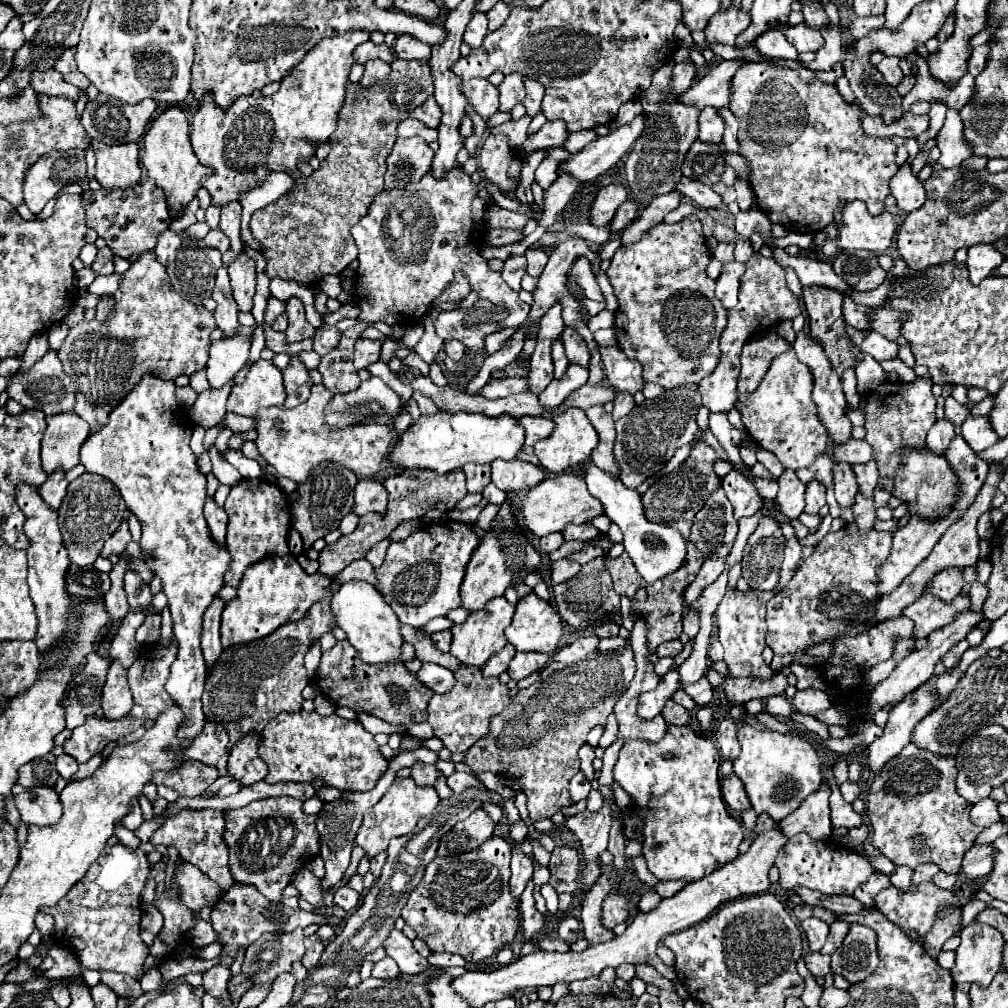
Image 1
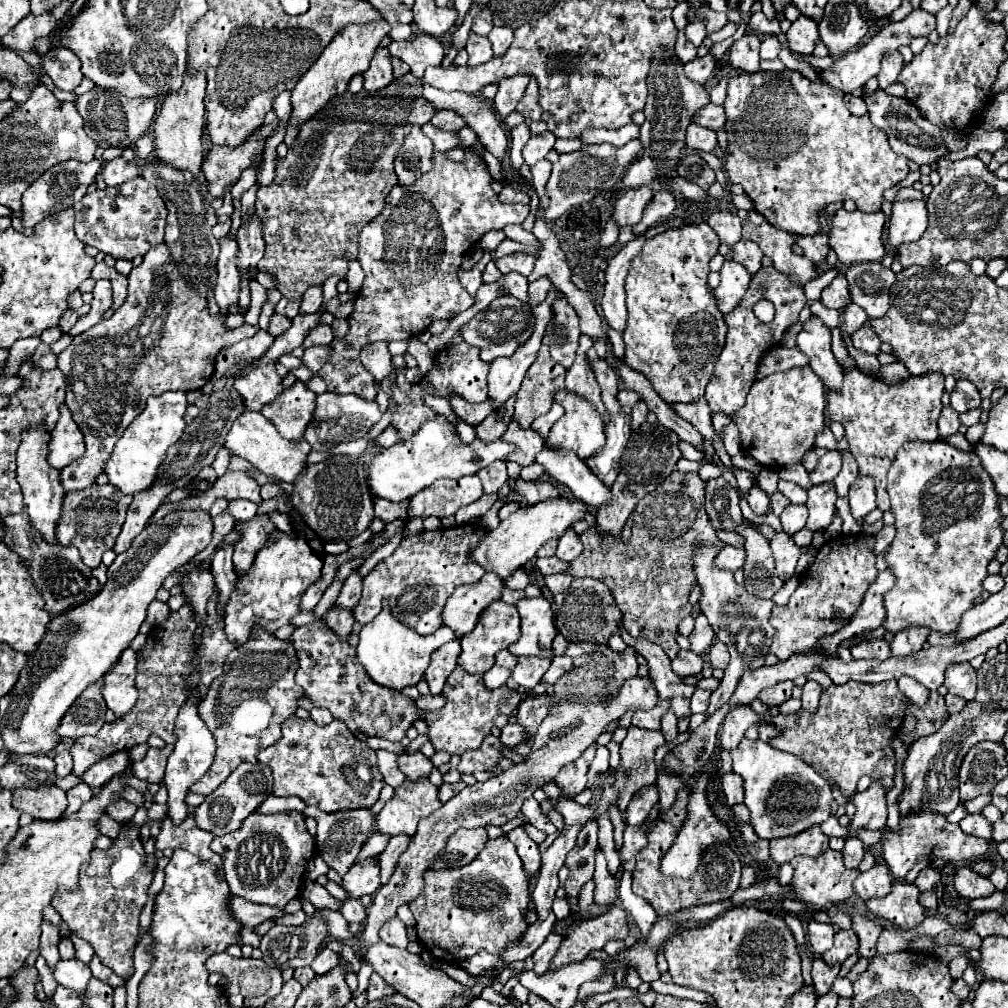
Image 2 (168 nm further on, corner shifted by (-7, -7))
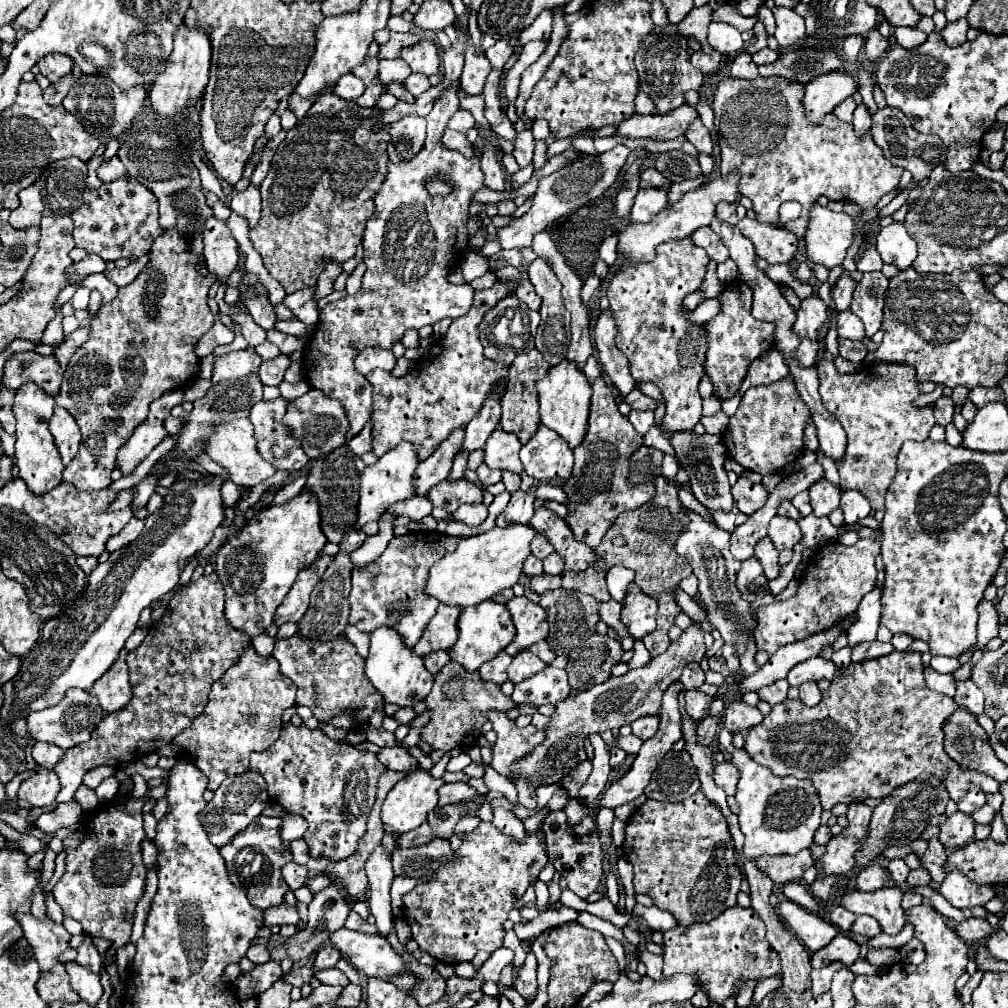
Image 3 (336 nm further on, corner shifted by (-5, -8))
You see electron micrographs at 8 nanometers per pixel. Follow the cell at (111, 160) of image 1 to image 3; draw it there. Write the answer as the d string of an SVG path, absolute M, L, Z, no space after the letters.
M112 157L108 161L104 161L98 169L96 169L96 175L102 183L108 183L108 181L114 181L116 177L122 177L126 175L126 167L122 165L122 161L118 157Z

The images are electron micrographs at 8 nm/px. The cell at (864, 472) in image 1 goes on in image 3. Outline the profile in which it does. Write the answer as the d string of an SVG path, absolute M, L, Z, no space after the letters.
M844 491L840 509L844 513L846 523L858 523L862 517L870 515L868 499L860 491Z

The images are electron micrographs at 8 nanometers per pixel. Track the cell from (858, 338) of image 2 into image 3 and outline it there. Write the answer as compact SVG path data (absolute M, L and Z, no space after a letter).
M840 311L836 319L836 331L844 339L864 339L864 325L860 325L860 319L852 311Z

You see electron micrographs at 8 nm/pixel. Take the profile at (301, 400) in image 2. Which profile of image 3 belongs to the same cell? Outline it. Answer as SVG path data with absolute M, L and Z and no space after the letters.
M284 399L258 401L248 419L254 425L254 439L260 457L270 461L276 471L296 473L308 463L308 457L300 445L288 437L288 431L284 431L282 417L286 413L286 405L288 401Z

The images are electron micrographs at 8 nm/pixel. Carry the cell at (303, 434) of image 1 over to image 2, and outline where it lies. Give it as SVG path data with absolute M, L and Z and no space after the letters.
M246 412L240 414L232 426L232 430L226 436L224 442L226 448L232 450L232 454L246 458L248 462L252 462L256 468L260 468L268 478L274 480L282 480L288 484L294 484L296 478L300 476L300 472L308 466L306 458L312 452L310 444L306 442L306 438L302 436L300 440L286 440L278 434L276 426L272 424L272 420L264 418L260 412Z

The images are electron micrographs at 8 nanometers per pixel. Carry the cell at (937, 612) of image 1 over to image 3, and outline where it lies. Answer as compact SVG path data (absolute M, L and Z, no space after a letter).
M894 651L878 659L850 663L832 679L830 687L822 693L822 701L810 711L796 711L796 701L792 699L772 707L770 715L766 715L760 725L754 725L744 733L744 749L756 763L768 767L778 777L810 779L822 809L832 809L838 803L860 803L868 797L884 799L896 787L916 779L924 771L936 775L956 803L966 795L970 783L982 787L984 793L998 793L1000 783L984 773L962 769L942 749L942 725L956 707L958 705L950 697L926 687L920 653L906 655Z

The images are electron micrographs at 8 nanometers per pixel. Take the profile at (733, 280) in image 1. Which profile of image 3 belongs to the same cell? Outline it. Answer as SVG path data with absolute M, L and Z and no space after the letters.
M706 299L706 301L702 301L702 303L690 313L690 319L688 319L688 321L694 323L694 325L702 325L702 323L710 321L710 319L716 315L718 307L720 307L718 299Z

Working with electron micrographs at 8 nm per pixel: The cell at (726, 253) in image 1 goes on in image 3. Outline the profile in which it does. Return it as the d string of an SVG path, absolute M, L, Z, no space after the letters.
M718 203L716 207L716 217L720 221L730 221L732 225L738 223L738 217L736 217L736 203Z

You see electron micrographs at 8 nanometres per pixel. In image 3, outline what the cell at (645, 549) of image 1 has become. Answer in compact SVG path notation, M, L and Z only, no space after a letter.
M540 425L538 433L520 449L520 461L524 471L536 481L564 483L572 473L572 451L568 443Z

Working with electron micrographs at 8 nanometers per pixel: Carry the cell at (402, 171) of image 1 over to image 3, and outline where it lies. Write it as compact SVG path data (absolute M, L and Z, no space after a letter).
M406 115L388 127L388 157L392 163L410 161L422 149L426 137L426 119L420 115Z

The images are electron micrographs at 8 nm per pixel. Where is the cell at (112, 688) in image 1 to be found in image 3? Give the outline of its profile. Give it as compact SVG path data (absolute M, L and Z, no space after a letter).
M122 649L114 665L88 689L88 693L100 699L100 705L106 713L120 711L130 699L132 689L128 685L128 669L126 669L126 655L128 651Z

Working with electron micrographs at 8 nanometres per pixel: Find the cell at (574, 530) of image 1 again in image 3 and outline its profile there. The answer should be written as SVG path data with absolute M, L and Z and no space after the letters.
M552 553L544 559L544 573L548 573L548 575L560 575L562 567L564 567L564 561L558 553Z

